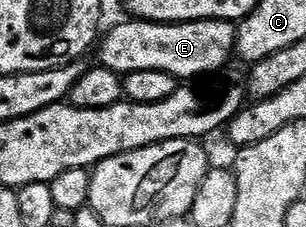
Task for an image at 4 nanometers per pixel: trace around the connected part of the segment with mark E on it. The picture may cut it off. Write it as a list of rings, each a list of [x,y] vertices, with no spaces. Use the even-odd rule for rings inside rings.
[[[129,18],[128,23],[120,23],[108,31],[108,36],[99,44],[100,59],[99,66],[109,67],[117,75],[125,77],[133,71],[154,70],[165,71],[166,74],[175,77],[180,81],[192,81],[197,77],[207,76],[209,73],[216,73],[219,67],[228,63],[228,58],[233,58],[236,50],[237,28],[226,21],[194,21],[193,23],[146,23],[143,19]]]

